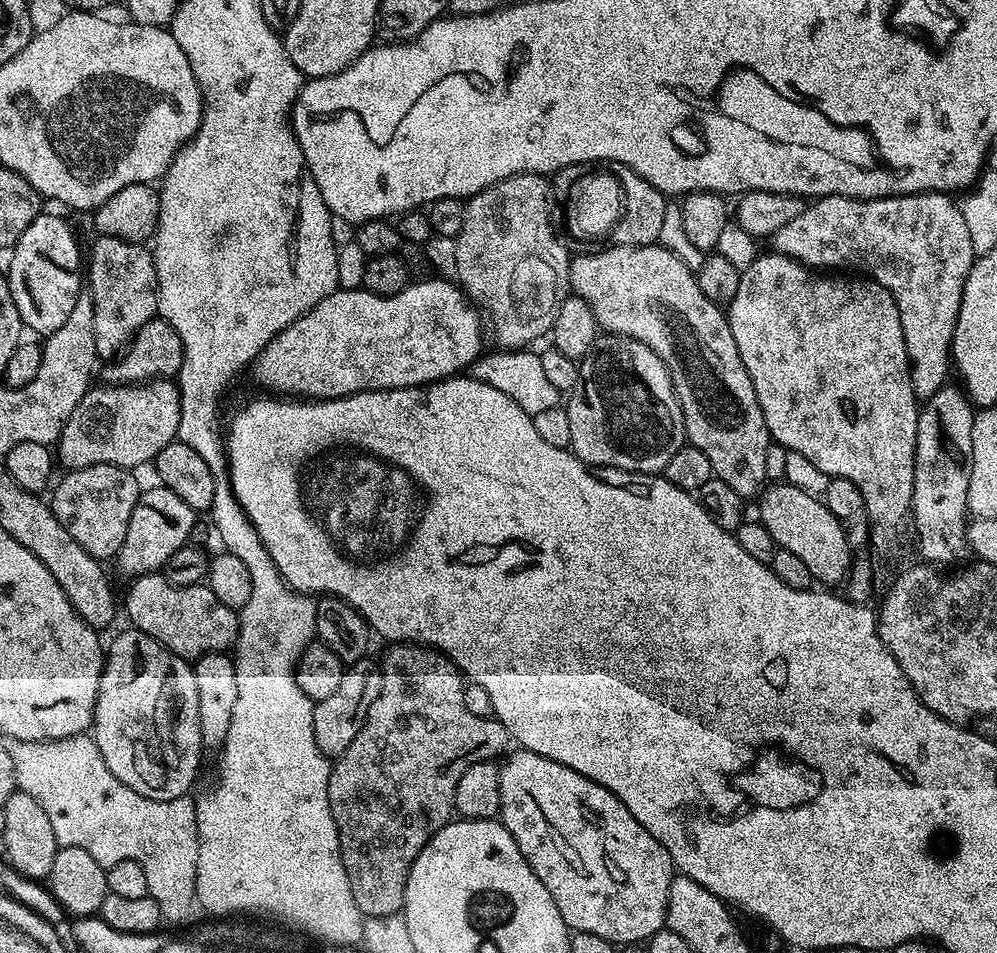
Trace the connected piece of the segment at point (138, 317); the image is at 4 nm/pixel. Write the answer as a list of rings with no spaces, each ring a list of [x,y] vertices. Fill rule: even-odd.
[[[101,235],[92,244],[92,260],[86,264],[86,286],[94,298],[94,346],[101,361],[119,357],[136,332],[158,312],[156,261],[143,243],[132,244],[116,236]]]

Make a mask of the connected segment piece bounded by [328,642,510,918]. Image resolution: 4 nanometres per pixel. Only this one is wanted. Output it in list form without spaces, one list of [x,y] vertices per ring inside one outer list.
[[[403,642],[393,643],[389,648],[392,649],[385,654],[384,661],[379,661],[378,664],[384,683],[382,694],[378,694],[378,698],[374,698],[374,702],[368,706],[368,717],[358,738],[354,738],[354,742],[350,742],[350,746],[346,746],[342,755],[335,757],[328,783],[330,814],[334,814],[334,822],[338,826],[340,853],[342,854],[342,862],[346,866],[346,878],[350,878],[350,890],[354,894],[354,902],[358,906],[358,910],[368,918],[394,915],[403,909],[406,878],[410,876],[410,866],[414,866],[414,858],[418,858],[418,854],[422,854],[426,842],[430,842],[430,838],[434,838],[434,834],[438,830],[442,830],[444,825],[453,819],[458,778],[462,778],[462,774],[466,774],[466,770],[470,770],[470,766],[474,766],[474,762],[495,761],[496,755],[507,744],[510,744],[506,726],[502,726],[500,720],[492,716],[475,716],[470,714],[470,710],[466,710],[465,677],[444,653],[422,644],[405,644]]]

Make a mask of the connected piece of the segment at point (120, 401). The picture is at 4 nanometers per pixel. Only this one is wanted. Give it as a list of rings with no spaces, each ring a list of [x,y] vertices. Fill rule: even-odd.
[[[161,378],[159,380],[149,380],[146,384],[114,384],[108,382],[103,386],[105,388],[99,388],[99,386],[89,388],[88,393],[82,398],[82,402],[78,402],[78,406],[74,406],[74,414],[70,414],[70,418],[66,422],[66,426],[62,430],[58,441],[59,463],[61,460],[65,464],[63,467],[68,470],[85,468],[95,464],[109,464],[110,466],[118,466],[119,468],[127,468],[129,470],[140,470],[143,464],[151,465],[163,448],[174,443],[178,434],[178,418],[182,414],[182,406],[180,405],[180,390],[177,381],[172,378]]]

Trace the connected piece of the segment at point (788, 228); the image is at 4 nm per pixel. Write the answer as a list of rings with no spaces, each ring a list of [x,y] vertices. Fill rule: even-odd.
[[[915,192],[909,196],[887,196],[886,198],[878,198],[877,200],[855,200],[854,198],[846,198],[845,196],[821,196],[813,199],[803,210],[802,214],[798,214],[798,218],[794,218],[786,226],[782,226],[782,230],[778,230],[778,234],[770,237],[770,244],[773,244],[775,251],[781,256],[789,256],[792,260],[797,260],[799,264],[804,264],[810,270],[836,270],[832,268],[853,268],[853,273],[863,274],[865,277],[871,278],[880,284],[886,290],[890,290],[890,294],[894,298],[894,302],[900,311],[900,321],[902,322],[902,334],[906,338],[906,350],[908,351],[908,360],[912,364],[912,385],[914,386],[914,394],[917,401],[925,402],[931,396],[946,384],[949,379],[948,368],[950,372],[950,361],[952,359],[952,339],[954,338],[954,326],[958,322],[958,310],[962,302],[962,290],[964,289],[964,279],[970,274],[972,269],[972,261],[974,253],[972,243],[970,242],[970,230],[966,230],[966,222],[962,218],[962,210],[959,203],[951,195],[942,192]]]

